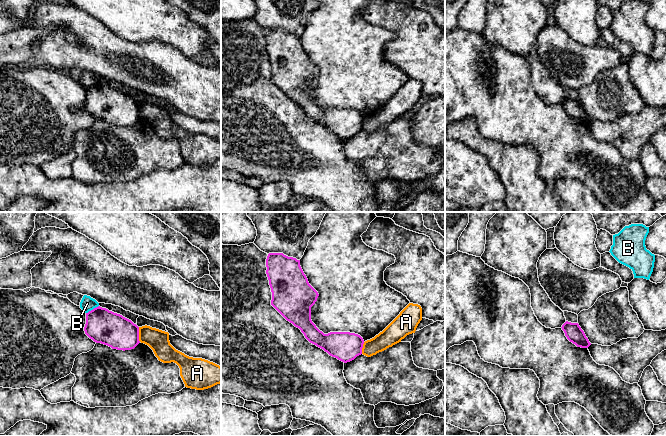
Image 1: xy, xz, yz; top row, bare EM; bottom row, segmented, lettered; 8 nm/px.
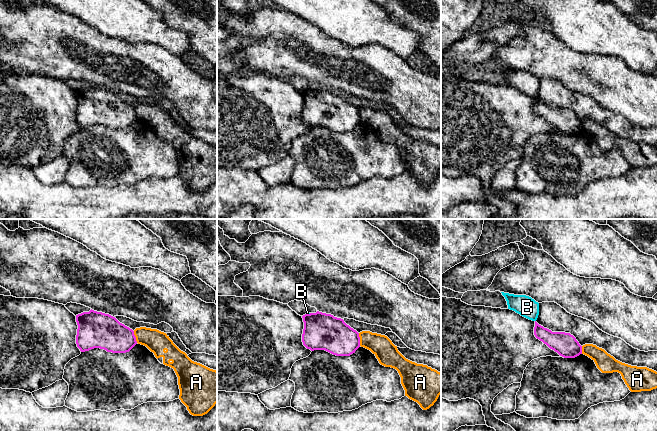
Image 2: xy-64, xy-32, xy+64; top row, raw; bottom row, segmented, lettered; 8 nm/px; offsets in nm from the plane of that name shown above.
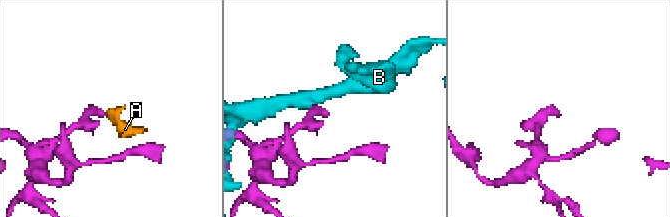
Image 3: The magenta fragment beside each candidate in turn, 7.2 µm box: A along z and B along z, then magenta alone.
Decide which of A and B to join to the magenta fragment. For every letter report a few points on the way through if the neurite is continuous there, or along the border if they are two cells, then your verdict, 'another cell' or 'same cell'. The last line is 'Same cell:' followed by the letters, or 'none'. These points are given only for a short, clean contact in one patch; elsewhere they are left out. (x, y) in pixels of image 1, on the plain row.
A: along xy (138, 103), (138, 115), (140, 117) | another cell
B: along xy (98, 81), (86, 89) | another cell
Same cell: none

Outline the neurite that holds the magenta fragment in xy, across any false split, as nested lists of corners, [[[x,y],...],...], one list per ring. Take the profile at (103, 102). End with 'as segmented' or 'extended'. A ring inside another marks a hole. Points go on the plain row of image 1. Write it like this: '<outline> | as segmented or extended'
[[[100,82],[86,89],[85,110],[96,119],[131,126],[139,119],[139,103],[120,90]]] | as segmented

